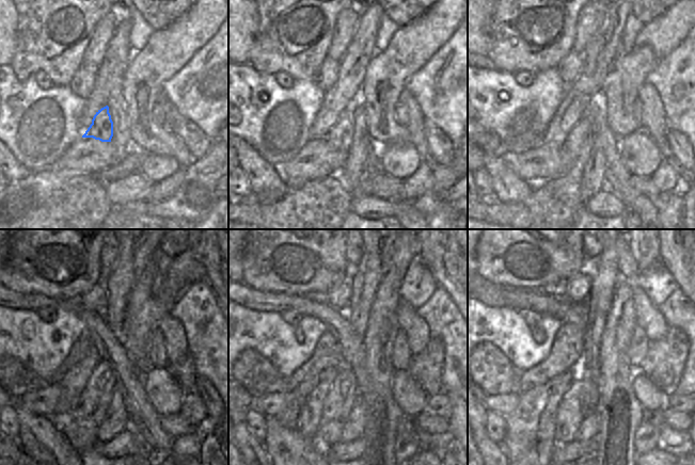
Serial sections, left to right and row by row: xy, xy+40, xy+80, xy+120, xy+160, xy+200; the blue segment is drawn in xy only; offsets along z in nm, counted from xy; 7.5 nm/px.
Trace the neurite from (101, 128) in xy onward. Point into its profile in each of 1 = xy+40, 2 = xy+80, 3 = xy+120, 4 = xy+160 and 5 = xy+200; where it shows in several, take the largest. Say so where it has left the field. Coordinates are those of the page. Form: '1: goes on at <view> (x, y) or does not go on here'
1: goes on at xy+40 (341, 135)
2: goes on at xy+80 (580, 140)
3: goes on at xy+120 (95, 399)
4: goes on at xy+160 (336, 405)
5: goes on at xy+200 (573, 407)

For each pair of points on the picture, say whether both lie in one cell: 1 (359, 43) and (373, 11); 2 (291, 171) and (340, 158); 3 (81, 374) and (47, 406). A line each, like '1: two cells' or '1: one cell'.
1: one cell
2: one cell
3: two cells

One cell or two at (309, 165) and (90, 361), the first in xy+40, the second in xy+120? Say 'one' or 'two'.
two

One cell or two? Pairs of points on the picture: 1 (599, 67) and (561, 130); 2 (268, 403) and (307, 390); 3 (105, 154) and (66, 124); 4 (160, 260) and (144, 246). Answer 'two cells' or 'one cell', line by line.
1: one cell
2: two cells
3: two cells
4: two cells

